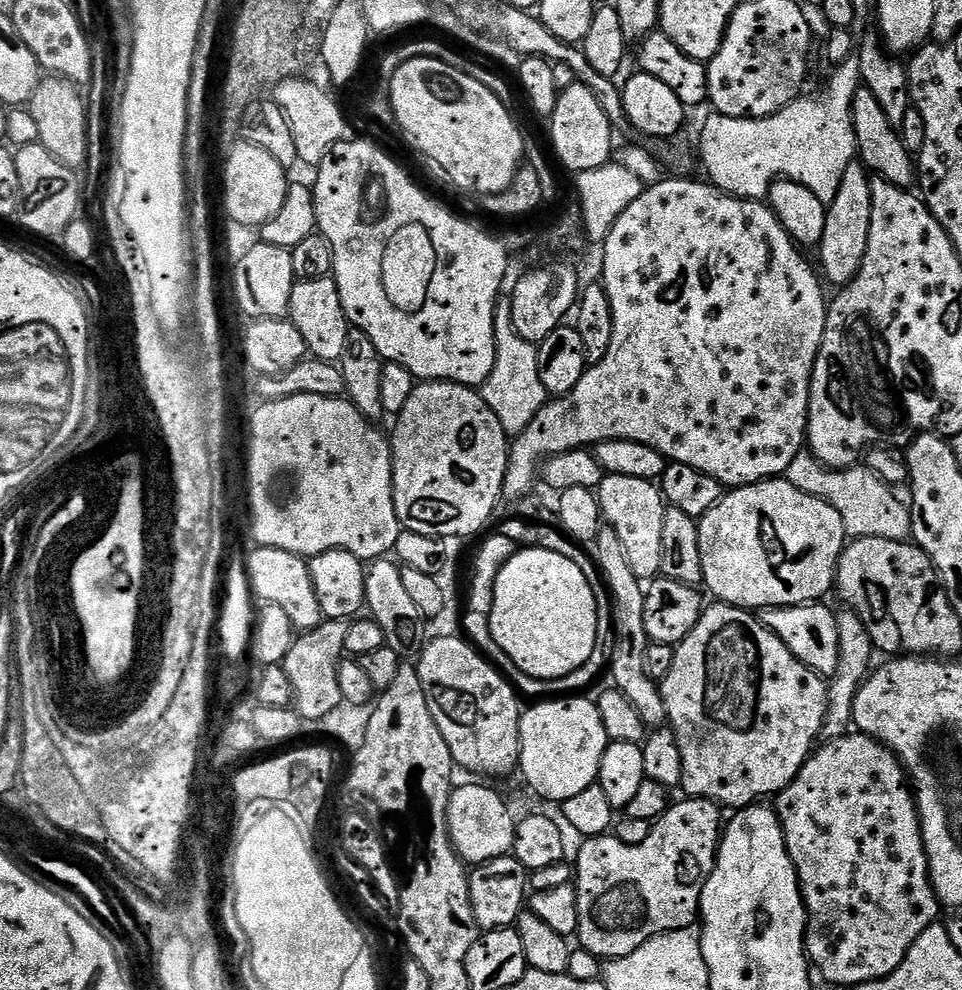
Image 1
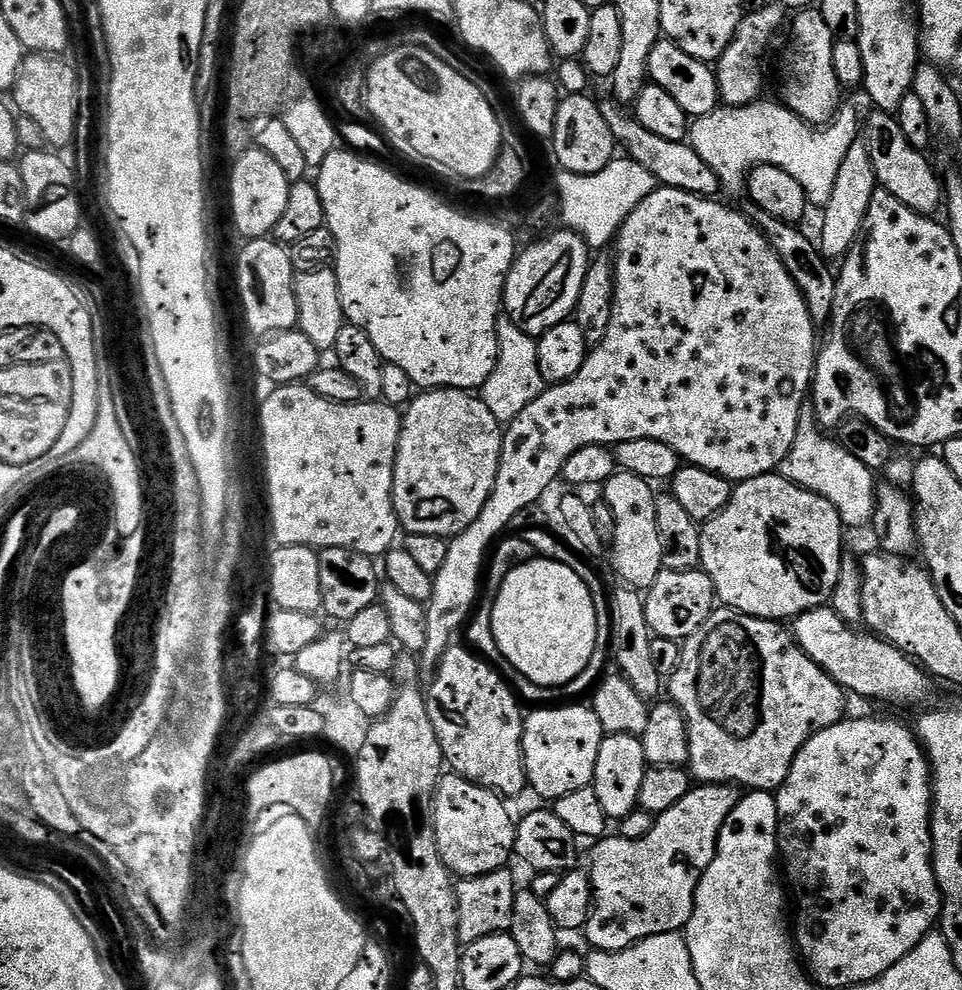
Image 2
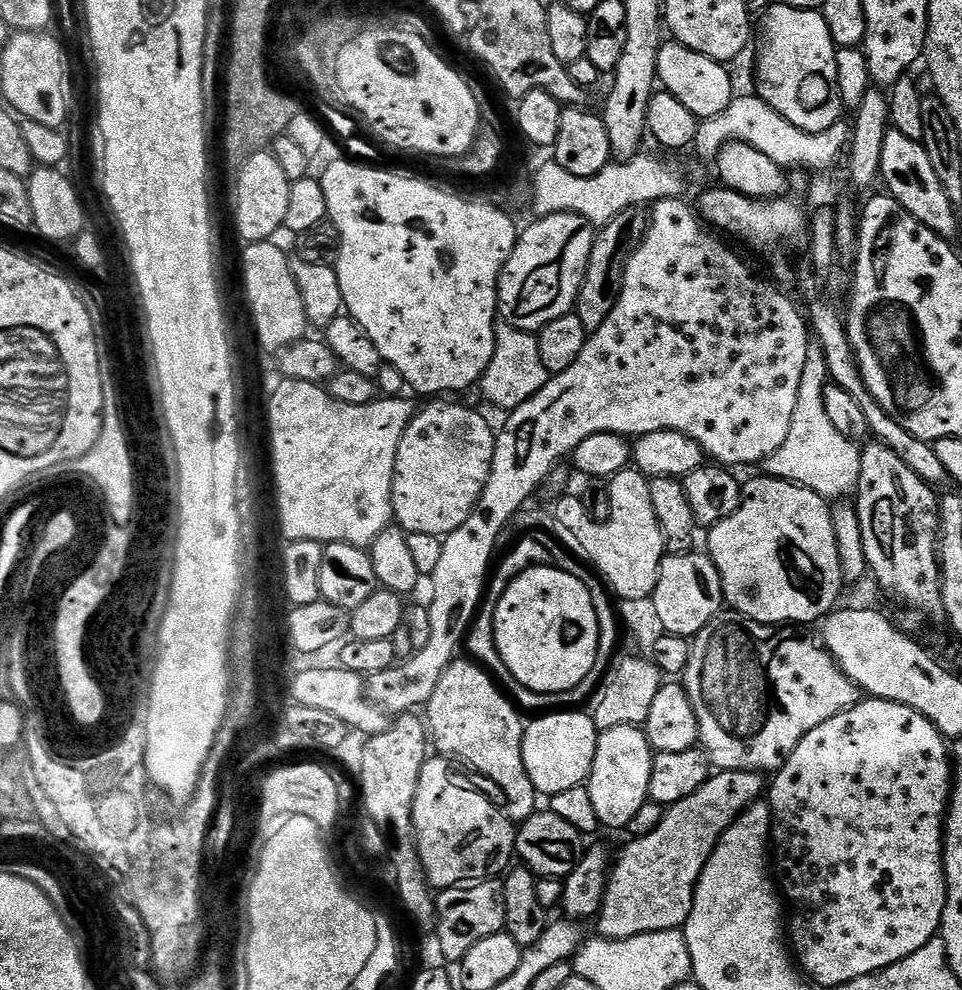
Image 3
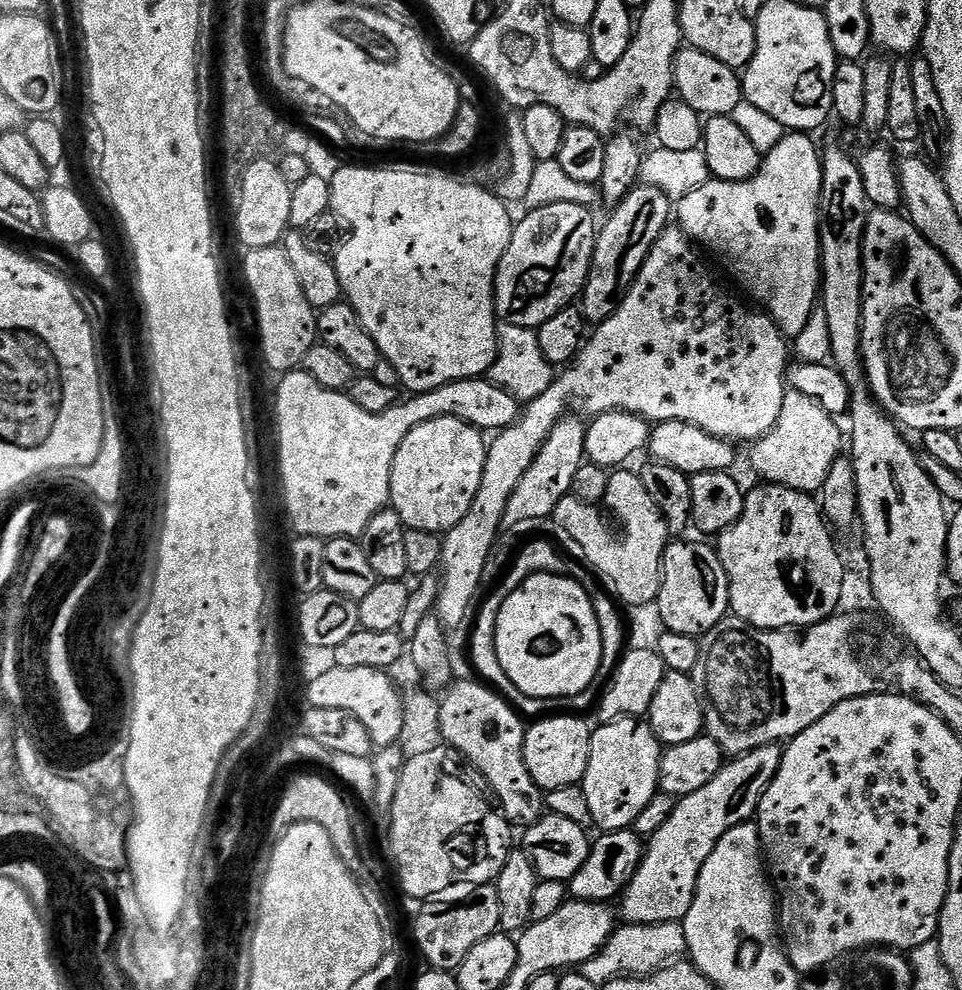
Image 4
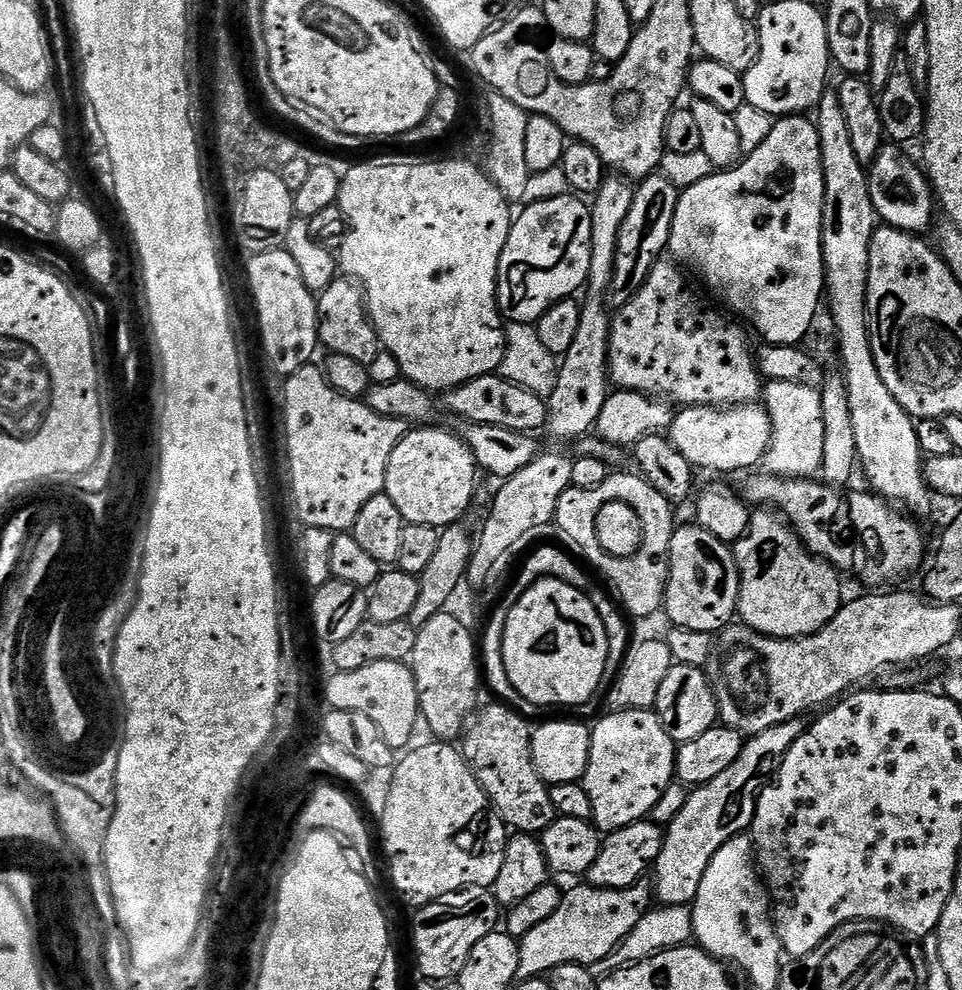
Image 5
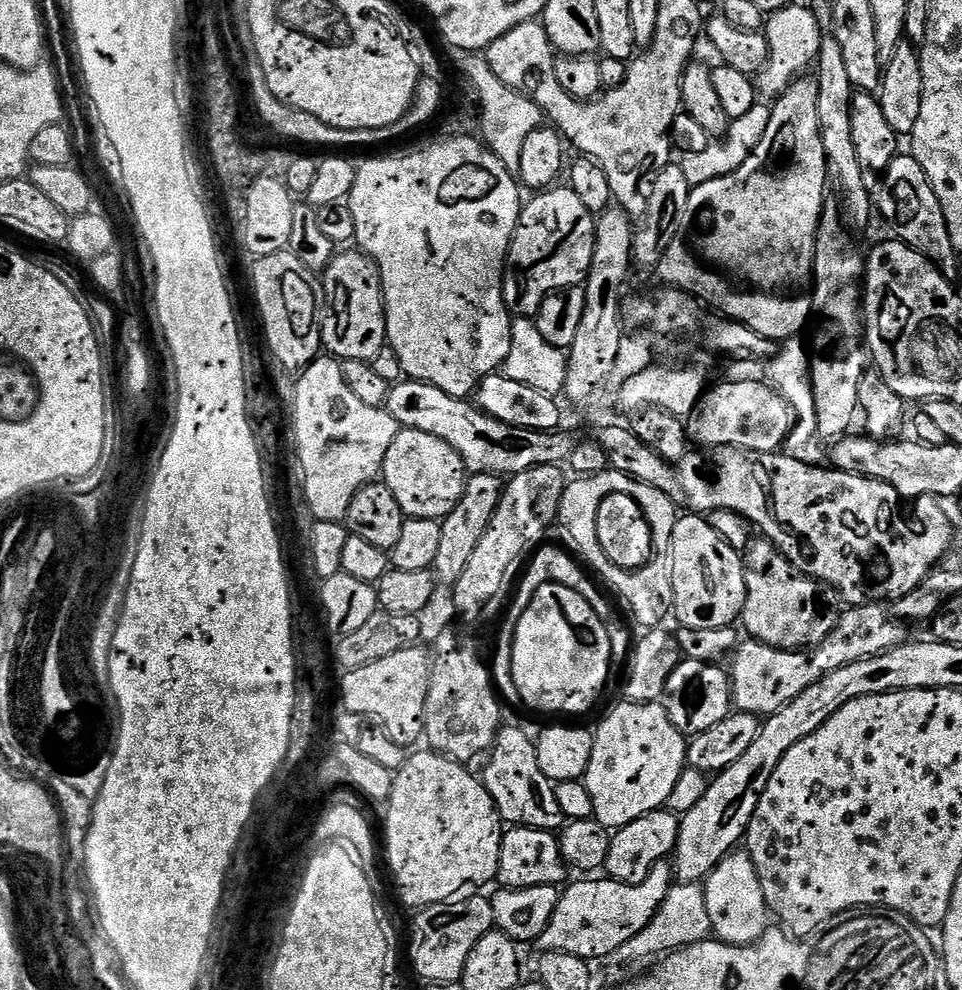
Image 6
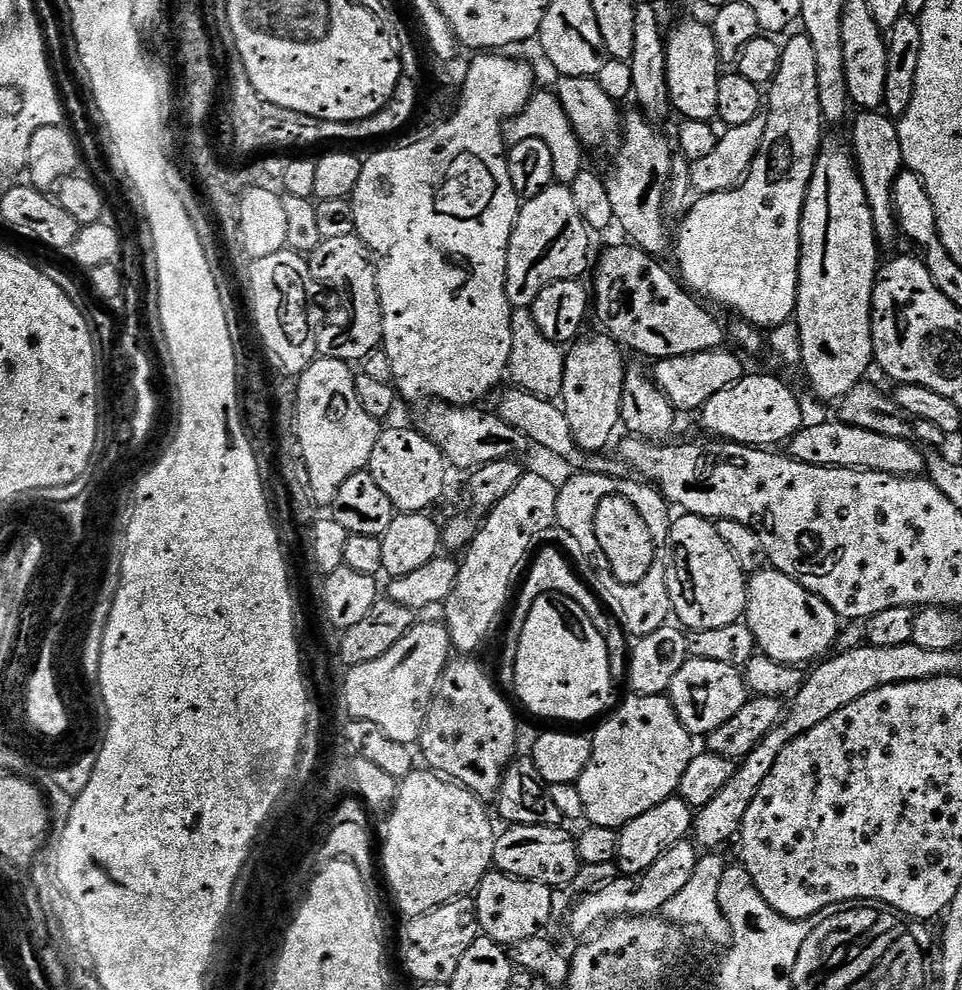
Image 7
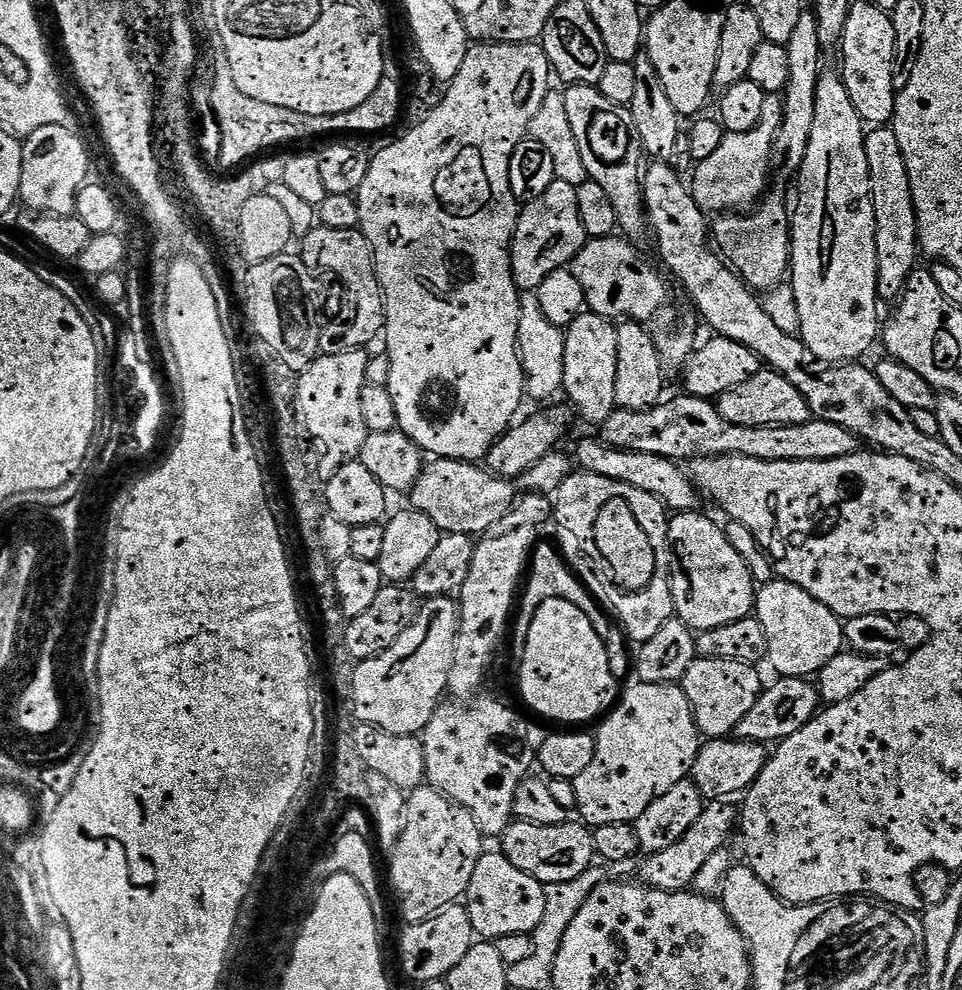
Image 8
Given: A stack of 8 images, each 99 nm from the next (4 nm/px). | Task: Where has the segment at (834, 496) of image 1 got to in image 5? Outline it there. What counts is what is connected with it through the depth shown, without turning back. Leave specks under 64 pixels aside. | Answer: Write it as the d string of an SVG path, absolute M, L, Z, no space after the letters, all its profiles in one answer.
M769 380L762 388L762 404L768 409L768 417L772 423L772 437L764 455L762 464L771 475L786 476L789 480L807 480L815 477L822 466L822 398L819 391L798 382L778 382Z

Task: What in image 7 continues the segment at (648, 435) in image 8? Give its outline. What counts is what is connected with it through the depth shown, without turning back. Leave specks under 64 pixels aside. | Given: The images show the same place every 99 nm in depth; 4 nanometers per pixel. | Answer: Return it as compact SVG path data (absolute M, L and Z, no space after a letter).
M839 422L811 424L801 428L790 441L792 459L801 460L803 464L823 468L860 468L863 472L881 472L891 476L919 477L925 471L925 453L920 453L921 449L911 439L894 438Z

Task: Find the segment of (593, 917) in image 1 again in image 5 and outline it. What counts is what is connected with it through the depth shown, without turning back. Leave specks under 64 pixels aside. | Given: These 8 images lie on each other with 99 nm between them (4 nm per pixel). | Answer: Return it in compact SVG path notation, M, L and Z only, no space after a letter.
M797 718L778 726L770 726L770 730L762 730L757 736L745 739L742 754L738 754L736 761L727 770L722 770L718 778L714 778L709 784L699 785L689 795L678 818L667 824L664 845L654 865L654 896L661 905L691 905L698 894L698 886L702 886L710 858L714 858L714 854L718 854L718 850L722 850L722 846L730 838L751 829L757 796L764 785L773 779L780 761L790 750L792 743L804 733L805 727L805 721Z

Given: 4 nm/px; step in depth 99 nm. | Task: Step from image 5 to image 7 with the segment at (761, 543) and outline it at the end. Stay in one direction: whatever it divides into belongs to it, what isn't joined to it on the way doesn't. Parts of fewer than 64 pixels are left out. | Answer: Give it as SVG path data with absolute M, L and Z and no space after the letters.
M771 566L748 580L746 623L763 655L779 664L793 666L811 665L825 659L837 647L842 631L841 617L821 596L809 592L795 578L777 572Z

